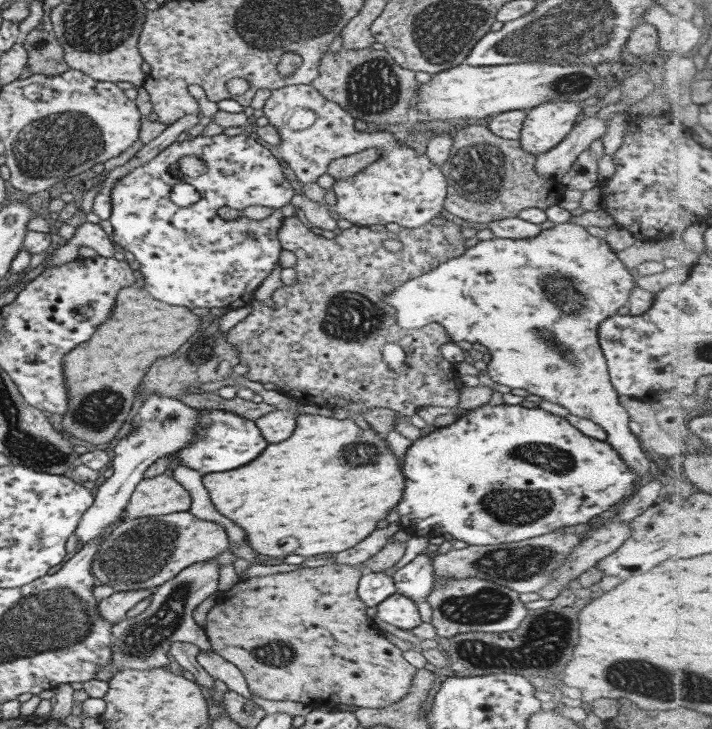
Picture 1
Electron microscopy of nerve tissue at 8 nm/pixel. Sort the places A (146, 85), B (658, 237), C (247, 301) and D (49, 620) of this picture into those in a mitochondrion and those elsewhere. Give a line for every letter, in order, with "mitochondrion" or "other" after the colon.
A: other
B: other
C: other
D: mitochondrion

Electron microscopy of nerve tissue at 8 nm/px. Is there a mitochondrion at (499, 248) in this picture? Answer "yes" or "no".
no

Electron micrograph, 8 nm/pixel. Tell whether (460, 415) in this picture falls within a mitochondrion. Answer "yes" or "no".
no

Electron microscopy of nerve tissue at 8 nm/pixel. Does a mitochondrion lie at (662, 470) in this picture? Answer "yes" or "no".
no

